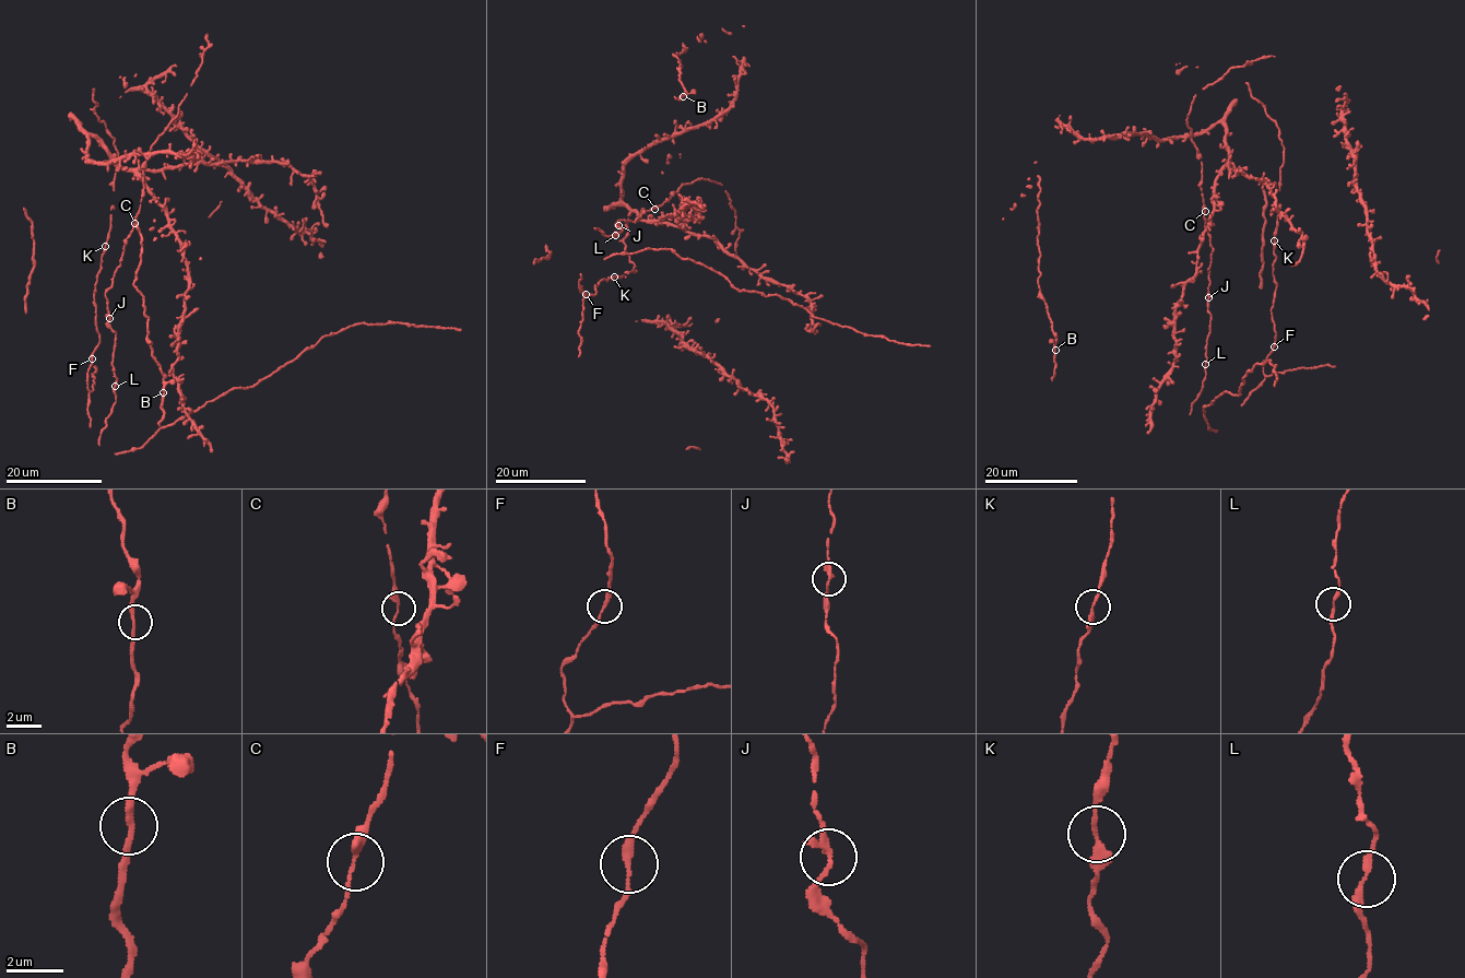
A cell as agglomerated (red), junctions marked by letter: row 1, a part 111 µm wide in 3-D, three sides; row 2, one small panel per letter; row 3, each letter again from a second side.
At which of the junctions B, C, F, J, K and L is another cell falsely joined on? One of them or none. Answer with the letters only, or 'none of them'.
none of them

